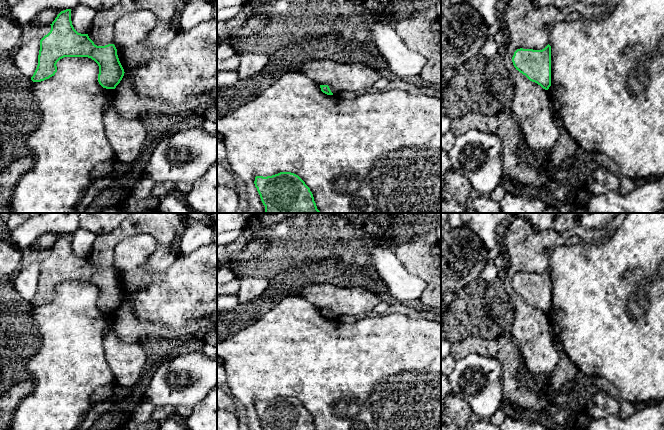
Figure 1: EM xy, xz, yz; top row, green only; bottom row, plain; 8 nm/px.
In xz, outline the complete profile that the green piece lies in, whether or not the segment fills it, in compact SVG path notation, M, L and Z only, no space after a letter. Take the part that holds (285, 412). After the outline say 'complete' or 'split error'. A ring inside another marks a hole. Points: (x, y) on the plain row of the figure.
M294 397L256 400L254 408L264 430L316 430L310 412Z; complete

